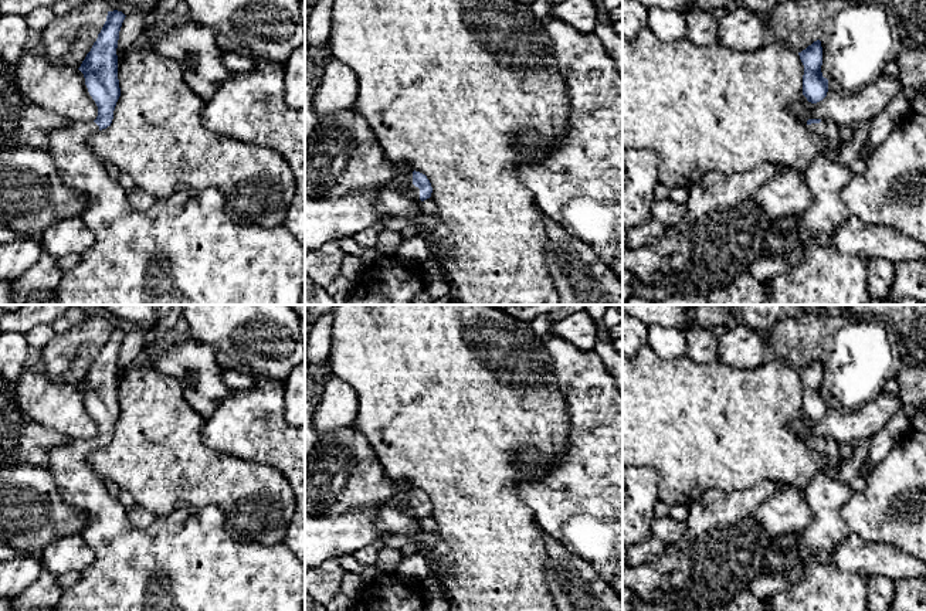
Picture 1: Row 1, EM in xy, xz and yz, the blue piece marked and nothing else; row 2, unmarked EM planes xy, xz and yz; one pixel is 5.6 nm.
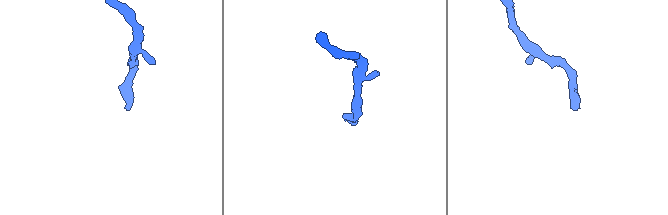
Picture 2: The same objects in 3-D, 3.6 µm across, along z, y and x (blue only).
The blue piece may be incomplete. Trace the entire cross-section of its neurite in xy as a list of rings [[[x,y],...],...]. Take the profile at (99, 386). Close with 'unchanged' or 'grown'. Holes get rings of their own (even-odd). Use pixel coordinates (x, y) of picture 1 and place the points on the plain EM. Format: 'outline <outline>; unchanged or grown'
outline [[[108,329],[96,359],[78,386],[98,424],[96,437],[94,439],[71,439],[48,452],[48,471],[61,499],[88,515],[88,523],[81,534],[95,553],[94,563],[81,571],[81,580],[75,585],[64,590],[54,611],[302,611],[305,608],[305,566],[284,543],[264,546],[255,542],[235,542],[225,532],[224,515],[216,506],[197,509],[183,522],[157,517],[152,525],[153,536],[149,537],[146,530],[130,525],[126,517],[126,506],[121,499],[112,498],[104,481],[89,469],[88,455],[111,444],[121,414],[116,366],[125,335],[122,329]]]; grown

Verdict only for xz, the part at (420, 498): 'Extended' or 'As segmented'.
Extended

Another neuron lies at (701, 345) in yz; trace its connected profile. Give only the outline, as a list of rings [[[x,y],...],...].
[[[708,329],[685,330],[686,336],[686,356],[696,363],[716,361],[718,337]]]

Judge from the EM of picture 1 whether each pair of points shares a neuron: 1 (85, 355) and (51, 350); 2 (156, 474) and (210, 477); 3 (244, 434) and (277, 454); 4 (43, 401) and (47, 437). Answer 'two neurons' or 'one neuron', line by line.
1: one neuron
2: one neuron
3: one neuron
4: two neurons

